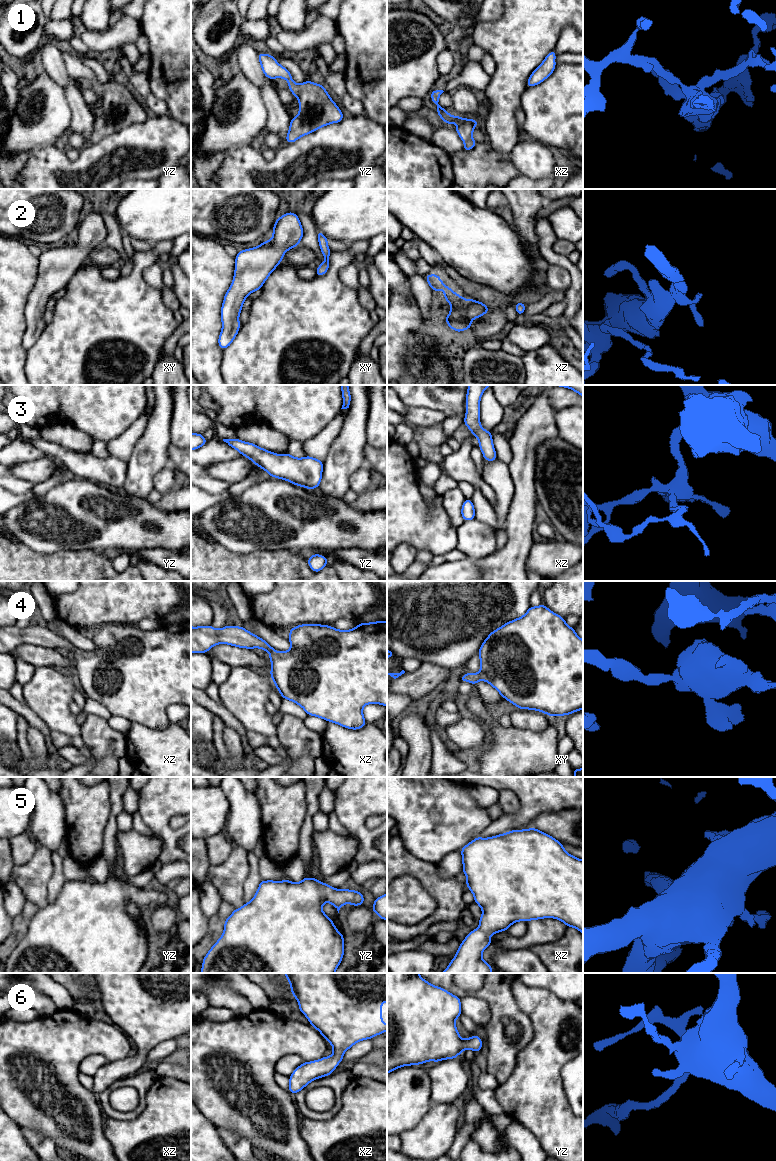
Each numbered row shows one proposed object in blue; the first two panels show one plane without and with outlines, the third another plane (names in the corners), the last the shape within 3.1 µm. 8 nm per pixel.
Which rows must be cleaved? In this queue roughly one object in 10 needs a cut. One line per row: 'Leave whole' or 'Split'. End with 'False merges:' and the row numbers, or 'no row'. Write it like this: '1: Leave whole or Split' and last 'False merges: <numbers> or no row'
1: Leave whole
2: Leave whole
3: Leave whole
4: Leave whole
5: Leave whole
6: Leave whole
False merges: no row

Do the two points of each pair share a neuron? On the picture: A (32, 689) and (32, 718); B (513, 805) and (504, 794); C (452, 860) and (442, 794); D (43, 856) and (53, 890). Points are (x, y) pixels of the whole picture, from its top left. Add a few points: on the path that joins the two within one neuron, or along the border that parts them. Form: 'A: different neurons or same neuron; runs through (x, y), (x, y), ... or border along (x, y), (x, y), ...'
A: different neurons; border along (24, 703), (48, 728)
B: same neuron; runs through (510, 802), (506, 797)
C: different neurons; border along (459, 849), (449, 852), (435, 863)
D: different neurons; border along (52, 857), (53, 875), (48, 883), (48, 902)

